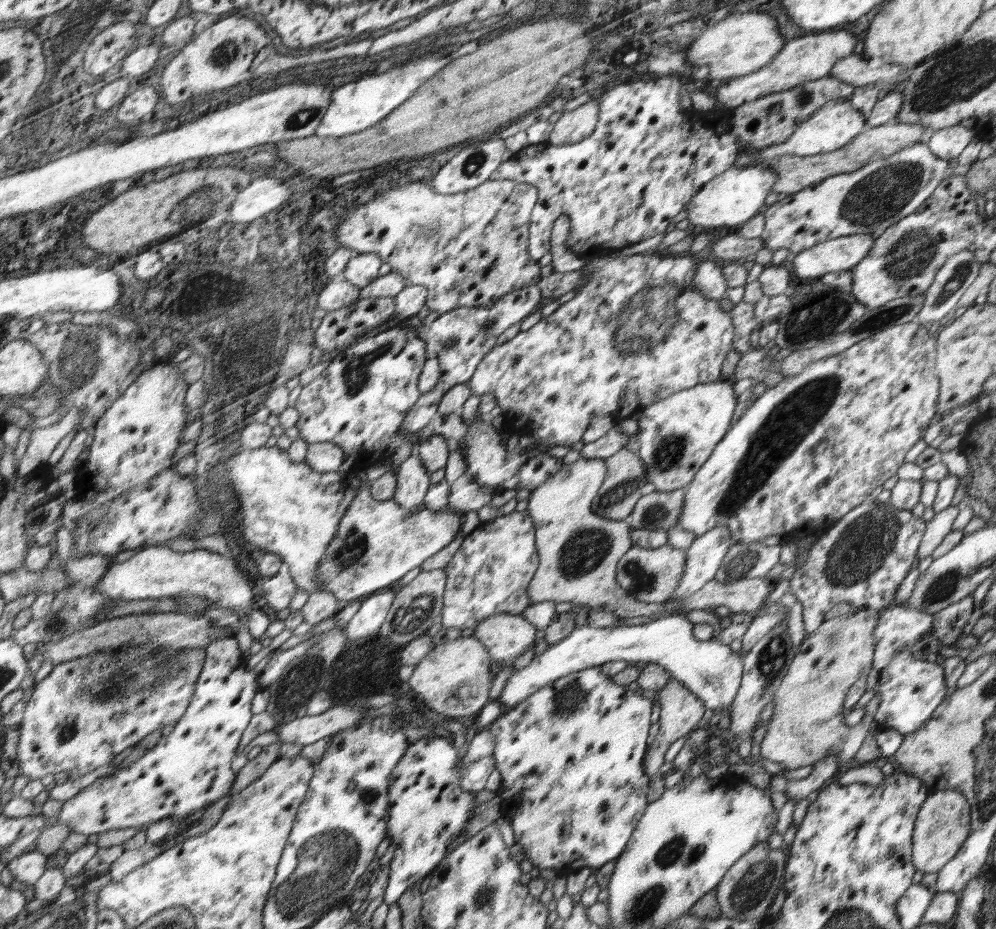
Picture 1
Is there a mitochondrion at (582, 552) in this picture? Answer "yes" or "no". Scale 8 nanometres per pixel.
yes

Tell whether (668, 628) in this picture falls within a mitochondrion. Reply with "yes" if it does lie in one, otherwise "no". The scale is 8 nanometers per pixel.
no

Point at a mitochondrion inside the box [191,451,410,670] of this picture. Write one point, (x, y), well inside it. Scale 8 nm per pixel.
(350, 550)

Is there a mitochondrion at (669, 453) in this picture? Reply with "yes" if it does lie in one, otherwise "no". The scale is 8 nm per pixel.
yes

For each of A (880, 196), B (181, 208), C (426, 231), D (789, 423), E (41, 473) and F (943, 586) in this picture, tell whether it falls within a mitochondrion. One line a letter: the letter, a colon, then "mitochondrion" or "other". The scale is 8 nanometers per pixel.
A: mitochondrion
B: mitochondrion
C: mitochondrion
D: mitochondrion
E: other
F: mitochondrion

